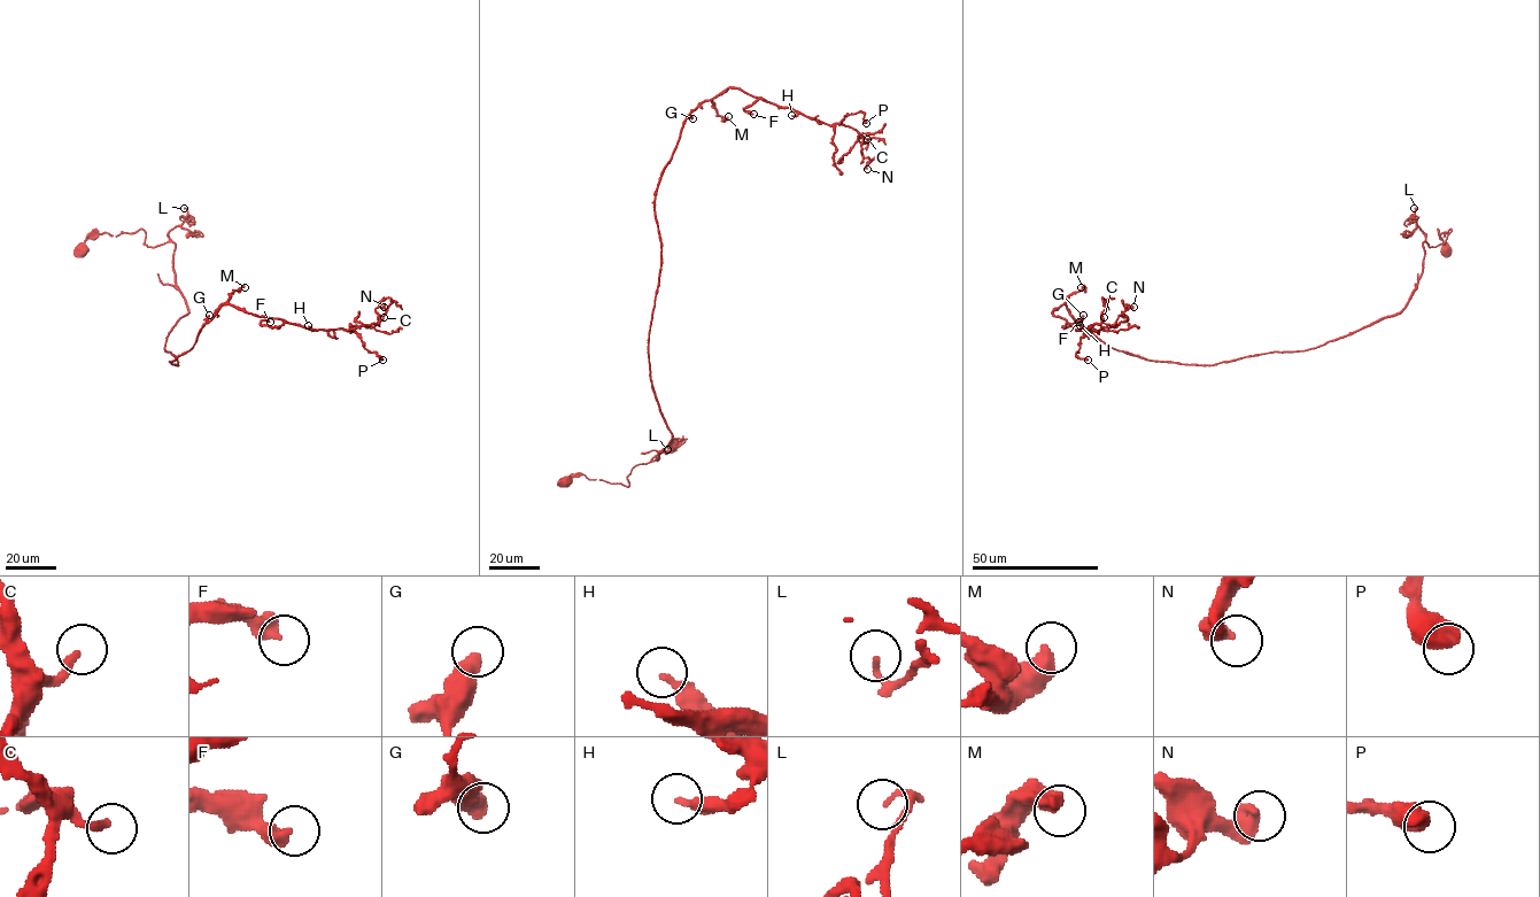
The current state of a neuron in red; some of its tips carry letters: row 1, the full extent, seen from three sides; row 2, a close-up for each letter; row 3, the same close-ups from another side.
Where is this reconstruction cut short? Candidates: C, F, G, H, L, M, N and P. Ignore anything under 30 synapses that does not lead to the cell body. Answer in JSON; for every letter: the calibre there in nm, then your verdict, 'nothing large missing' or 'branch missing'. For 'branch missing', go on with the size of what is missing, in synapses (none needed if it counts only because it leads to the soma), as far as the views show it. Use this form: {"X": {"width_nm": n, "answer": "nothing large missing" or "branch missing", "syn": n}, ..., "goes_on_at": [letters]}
{"C": {"width_nm": 240, "answer": "nothing large missing"}, "F": {"width_nm": 460, "answer": "nothing large missing"}, "G": {"width_nm": 500, "answer": "nothing large missing"}, "H": {"width_nm": 240, "answer": "nothing large missing"}, "L": {"width_nm": 110, "answer": "nothing large missing"}, "M": {"width_nm": 460, "answer": "nothing large missing"}, "N": {"width_nm": 480, "answer": "nothing large missing"}, "P": {"width_nm": 700, "answer": "nothing large missing"}, "goes_on_at": []}

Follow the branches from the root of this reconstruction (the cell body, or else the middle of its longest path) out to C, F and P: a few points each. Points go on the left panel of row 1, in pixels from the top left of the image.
C: (82, 250), (139, 230), (175, 244), (188, 312), (167, 335), (173, 364), (223, 304), (309, 329), (384, 317)
F: (82, 250), (139, 230), (175, 244), (188, 312), (167, 335), (173, 364), (223, 304), (270, 322)
P: (82, 250), (139, 230), (175, 244), (188, 312), (167, 335), (173, 364), (223, 304), (353, 329), (382, 360)

